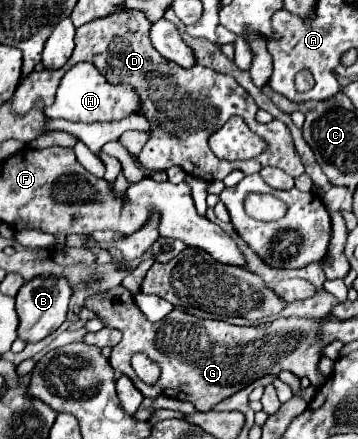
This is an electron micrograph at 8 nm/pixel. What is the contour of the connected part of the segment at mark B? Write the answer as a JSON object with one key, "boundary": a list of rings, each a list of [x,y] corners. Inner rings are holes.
{"boundary":[[[34,278],[26,282],[16,294],[16,312],[20,320],[18,338],[22,338],[24,342],[38,342],[56,332],[60,324],[66,320],[70,294],[72,290],[64,278]]]}

